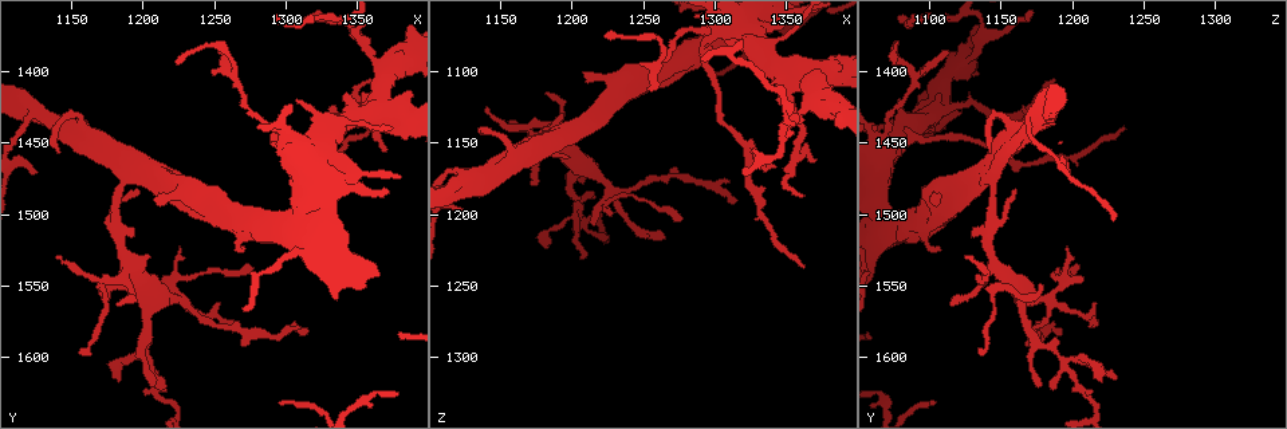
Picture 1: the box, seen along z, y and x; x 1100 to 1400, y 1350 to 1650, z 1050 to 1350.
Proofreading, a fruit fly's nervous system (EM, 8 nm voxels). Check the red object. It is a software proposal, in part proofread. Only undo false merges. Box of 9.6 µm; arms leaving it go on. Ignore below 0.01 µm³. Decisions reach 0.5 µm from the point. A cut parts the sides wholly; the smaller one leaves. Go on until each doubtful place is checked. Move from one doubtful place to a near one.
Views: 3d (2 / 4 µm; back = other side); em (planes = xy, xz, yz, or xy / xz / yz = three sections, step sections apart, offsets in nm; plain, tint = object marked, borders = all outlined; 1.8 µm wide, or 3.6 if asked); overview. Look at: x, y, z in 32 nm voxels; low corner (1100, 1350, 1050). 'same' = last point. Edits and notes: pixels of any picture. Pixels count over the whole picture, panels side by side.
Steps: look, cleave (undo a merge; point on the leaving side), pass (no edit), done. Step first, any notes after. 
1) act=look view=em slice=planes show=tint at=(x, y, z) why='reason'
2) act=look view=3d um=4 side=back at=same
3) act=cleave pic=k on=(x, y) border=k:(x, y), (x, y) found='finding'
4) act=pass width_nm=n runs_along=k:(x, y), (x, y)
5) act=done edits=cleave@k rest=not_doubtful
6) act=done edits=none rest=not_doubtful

act=look view=3d um=4 at=(1334, 1444, 1086) why='four arms meet'

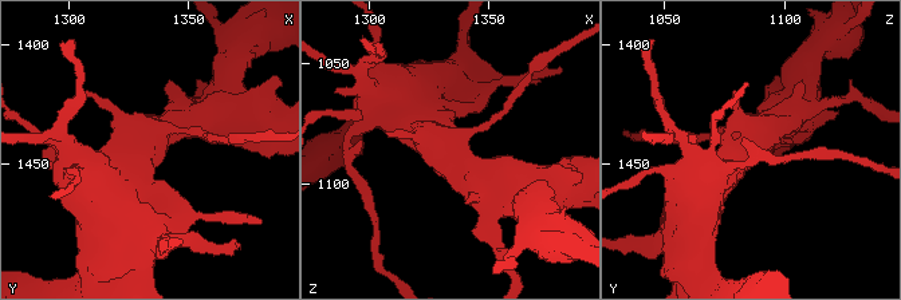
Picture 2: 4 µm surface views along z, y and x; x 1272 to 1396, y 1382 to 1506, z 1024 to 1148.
act=look view=em slice=xz step=8 show=tint at=(1334, 1442, 1087) arms=4 why='need the tissue'

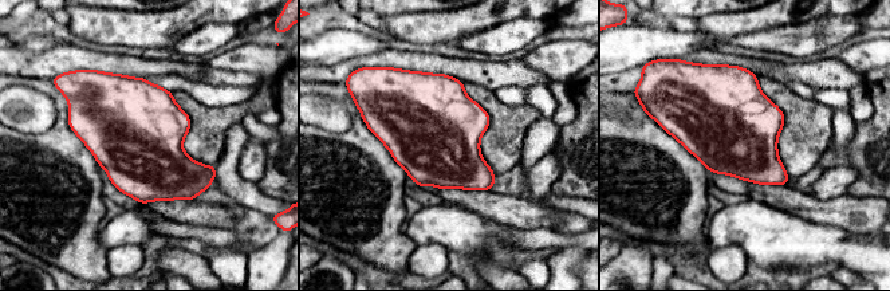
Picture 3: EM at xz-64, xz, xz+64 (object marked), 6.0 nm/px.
act=look view=em slice=yz step=8 show=borders at=same

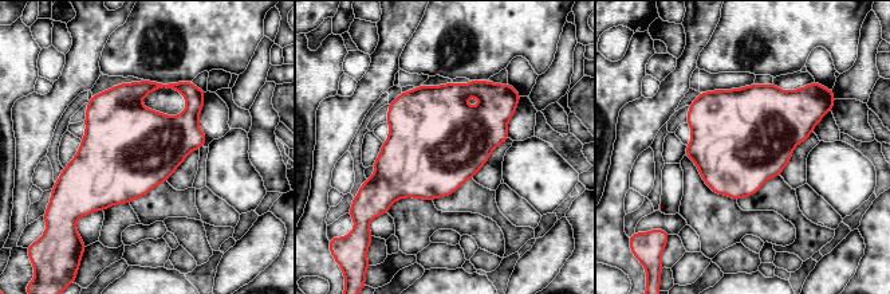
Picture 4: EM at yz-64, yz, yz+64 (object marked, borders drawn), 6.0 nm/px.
act=pass found='one cell here'

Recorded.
act=look view=em slice=yz step=8 show=tint at=(1352, 1378, 1138) why='arms part here'

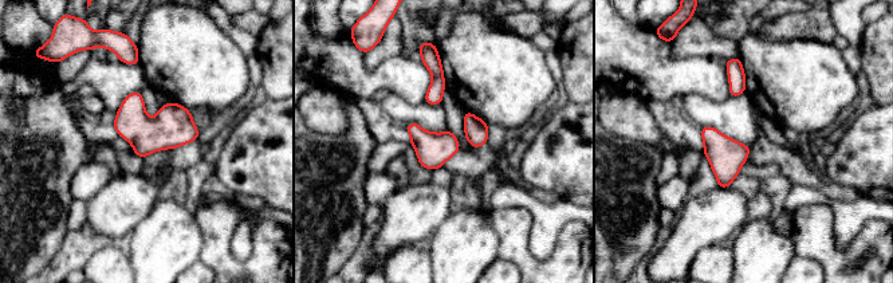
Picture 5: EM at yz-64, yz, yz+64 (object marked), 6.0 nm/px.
act=pass found='one cell here'

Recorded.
act=look view=em slice=planes show=tint at=(1206, 1606, 1196) why='three-way junction'

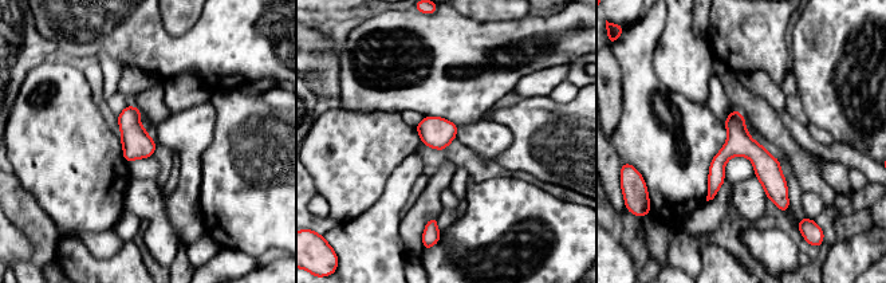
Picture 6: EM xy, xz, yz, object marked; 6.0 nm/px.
act=pass width_nm=160 found='one cell here'

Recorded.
act=done edits=none rest=not_doubtful

